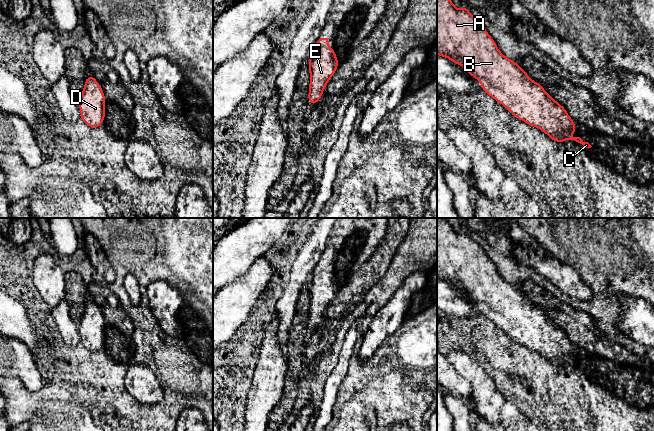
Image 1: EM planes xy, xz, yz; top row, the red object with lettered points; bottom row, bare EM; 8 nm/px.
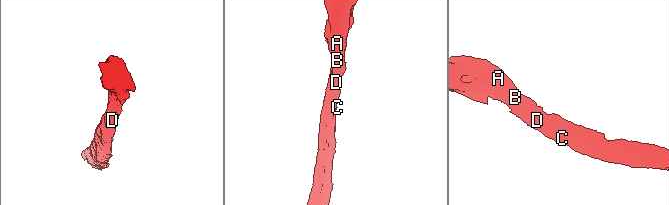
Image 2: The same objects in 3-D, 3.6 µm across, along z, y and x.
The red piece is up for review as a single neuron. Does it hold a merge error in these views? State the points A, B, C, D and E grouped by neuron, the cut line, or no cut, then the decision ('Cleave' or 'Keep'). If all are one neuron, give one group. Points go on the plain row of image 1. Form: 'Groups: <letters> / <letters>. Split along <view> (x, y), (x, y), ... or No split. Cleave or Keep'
Groups: A B C D E. No split. Keep

